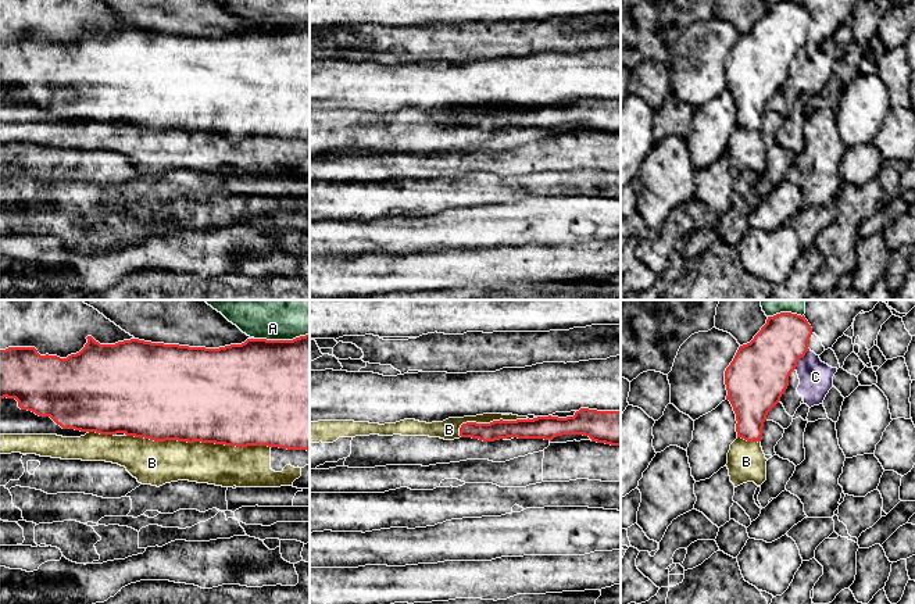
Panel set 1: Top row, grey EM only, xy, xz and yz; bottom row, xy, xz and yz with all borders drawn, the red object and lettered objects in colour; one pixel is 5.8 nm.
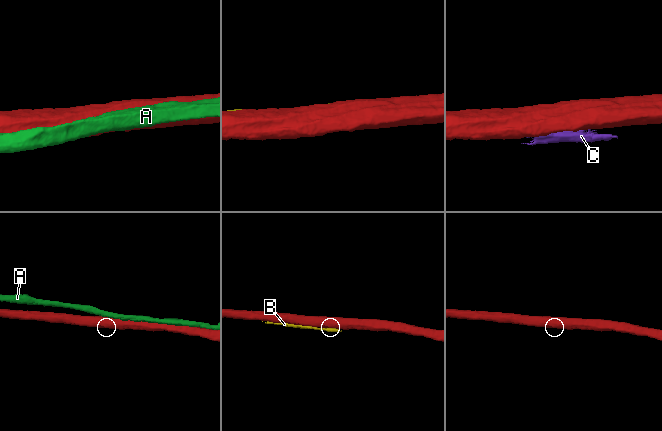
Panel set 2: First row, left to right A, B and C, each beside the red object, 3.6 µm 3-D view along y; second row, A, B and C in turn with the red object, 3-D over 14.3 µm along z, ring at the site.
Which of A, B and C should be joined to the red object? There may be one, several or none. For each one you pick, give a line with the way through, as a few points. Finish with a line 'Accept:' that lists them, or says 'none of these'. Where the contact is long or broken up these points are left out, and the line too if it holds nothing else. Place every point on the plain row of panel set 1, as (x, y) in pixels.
Accept: none of these

